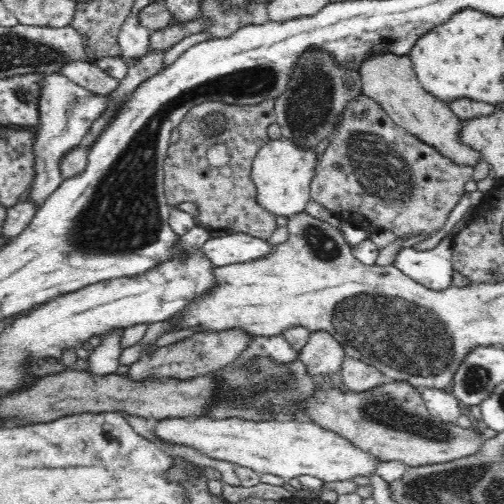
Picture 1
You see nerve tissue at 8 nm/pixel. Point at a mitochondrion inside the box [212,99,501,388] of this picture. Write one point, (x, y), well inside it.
(409, 338)

